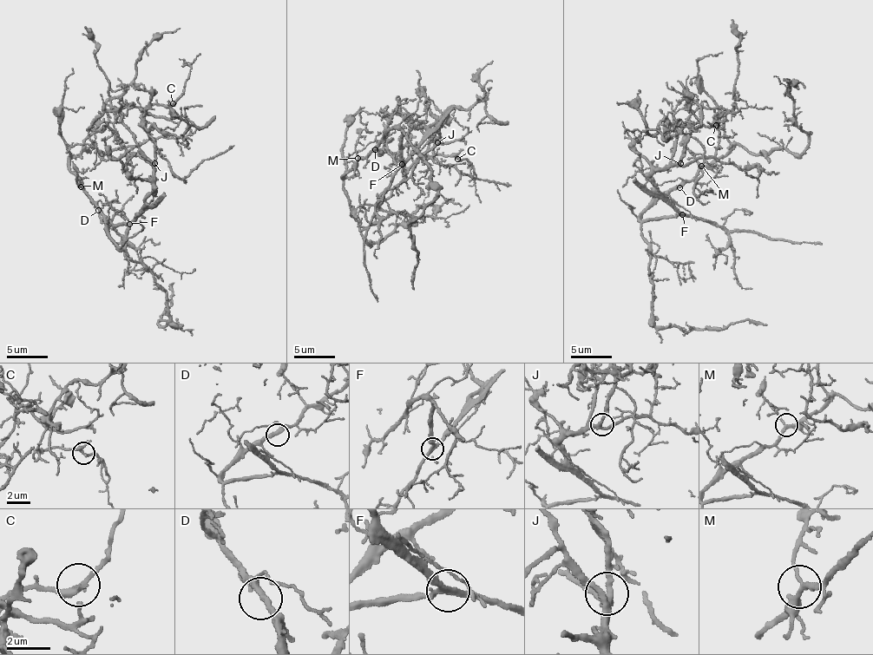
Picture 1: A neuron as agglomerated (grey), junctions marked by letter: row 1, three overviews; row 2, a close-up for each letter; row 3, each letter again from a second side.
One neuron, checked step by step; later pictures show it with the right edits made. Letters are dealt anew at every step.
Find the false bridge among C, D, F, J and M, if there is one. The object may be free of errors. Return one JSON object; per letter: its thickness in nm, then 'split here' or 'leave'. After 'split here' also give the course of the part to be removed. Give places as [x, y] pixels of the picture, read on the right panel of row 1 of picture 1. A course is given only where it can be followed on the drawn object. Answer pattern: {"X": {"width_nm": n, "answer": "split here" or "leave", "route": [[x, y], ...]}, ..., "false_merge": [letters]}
{"C": {"width_nm": 240, "answer": "leave"}, "D": {"width_nm": 240, "answer": "leave"}, "F": {"width_nm": 240, "answer": "leave"}, "J": {"width_nm": 260, "answer": "leave"}, "M": {"width_nm": 240, "answer": "leave"}, "false_merge": []}

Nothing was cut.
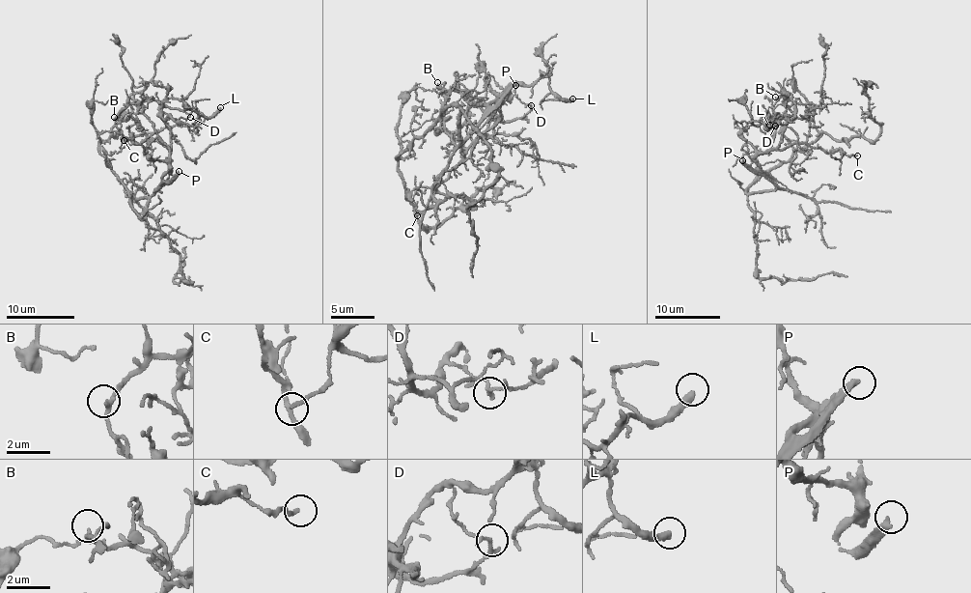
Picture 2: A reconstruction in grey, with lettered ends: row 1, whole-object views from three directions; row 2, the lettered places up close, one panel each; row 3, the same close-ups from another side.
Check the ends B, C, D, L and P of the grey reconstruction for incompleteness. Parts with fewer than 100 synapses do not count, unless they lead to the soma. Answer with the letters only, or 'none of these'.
P

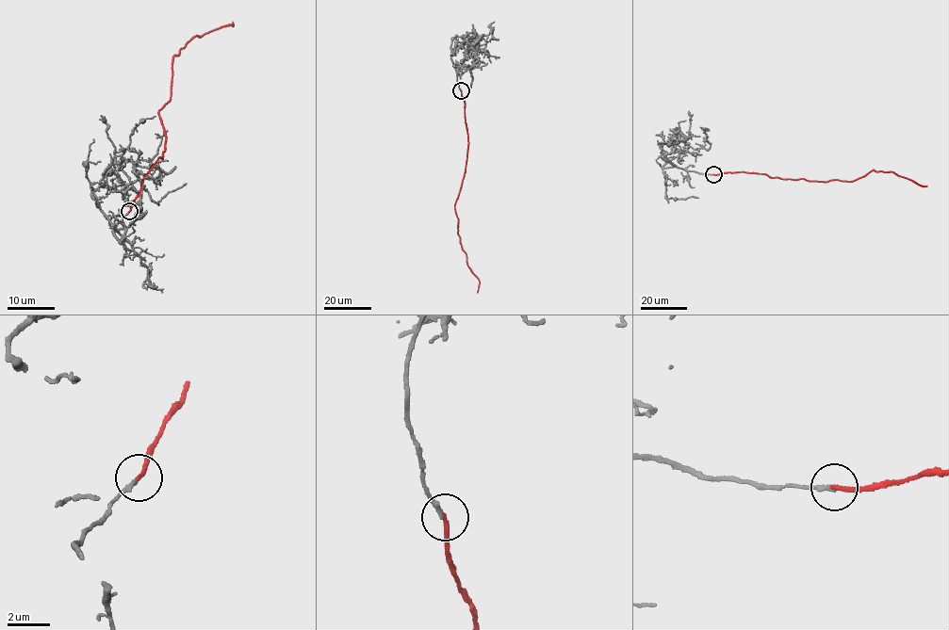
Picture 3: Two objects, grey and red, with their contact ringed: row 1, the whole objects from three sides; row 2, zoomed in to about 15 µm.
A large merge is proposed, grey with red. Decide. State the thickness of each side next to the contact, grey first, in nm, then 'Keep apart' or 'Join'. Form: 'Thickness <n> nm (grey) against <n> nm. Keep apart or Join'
Thickness 200 nm (grey) against 200 nm. Join

